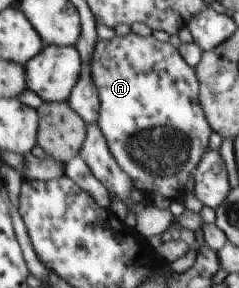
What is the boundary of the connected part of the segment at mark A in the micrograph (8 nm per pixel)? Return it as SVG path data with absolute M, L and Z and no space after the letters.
M133 32L114 36L111 40L98 38L91 54L91 80L100 100L97 125L105 138L111 155L121 170L131 178L136 190L143 194L161 194L179 201L191 174L194 174L203 154L209 150L213 130L201 109L199 82L195 69L180 56L178 49L168 42L159 42L153 35L141 37Z

